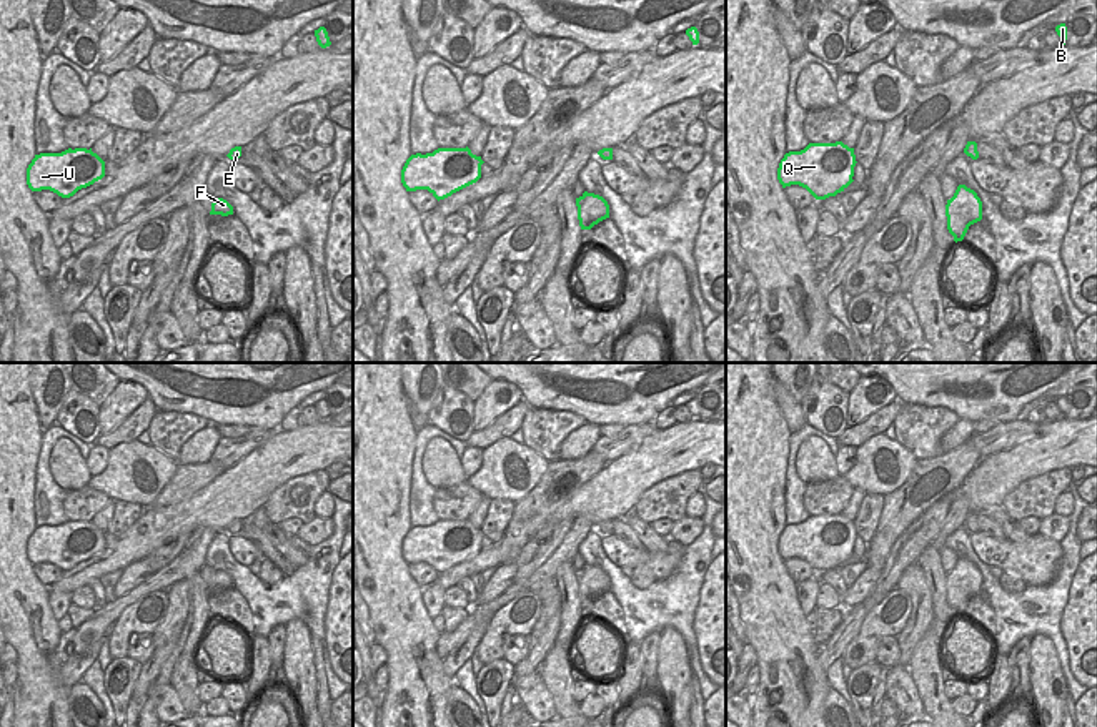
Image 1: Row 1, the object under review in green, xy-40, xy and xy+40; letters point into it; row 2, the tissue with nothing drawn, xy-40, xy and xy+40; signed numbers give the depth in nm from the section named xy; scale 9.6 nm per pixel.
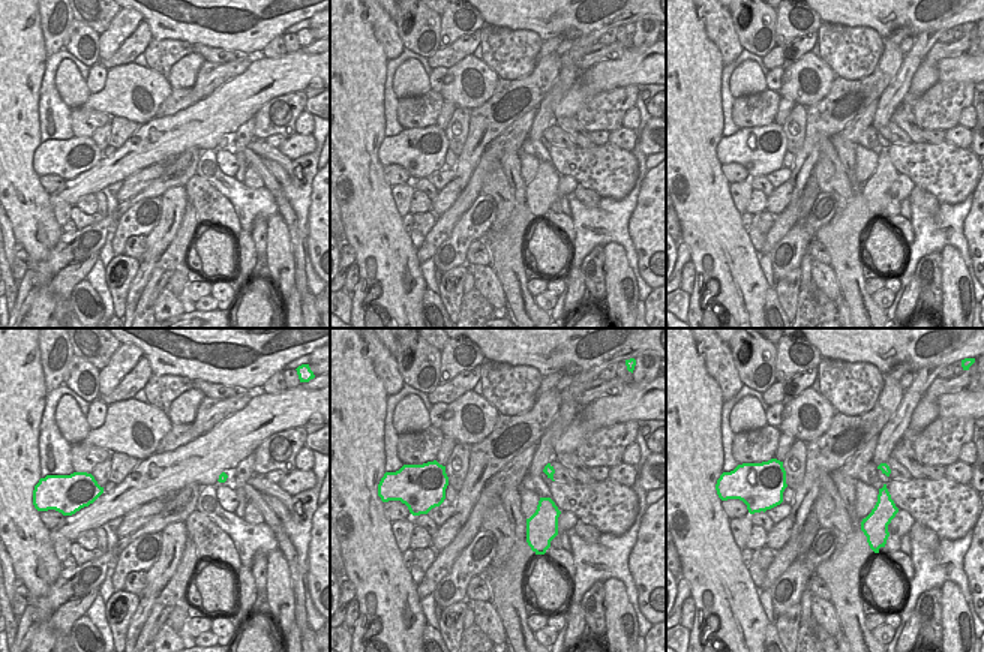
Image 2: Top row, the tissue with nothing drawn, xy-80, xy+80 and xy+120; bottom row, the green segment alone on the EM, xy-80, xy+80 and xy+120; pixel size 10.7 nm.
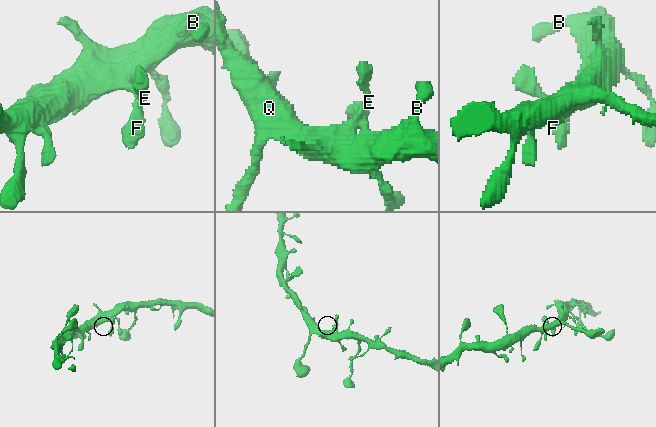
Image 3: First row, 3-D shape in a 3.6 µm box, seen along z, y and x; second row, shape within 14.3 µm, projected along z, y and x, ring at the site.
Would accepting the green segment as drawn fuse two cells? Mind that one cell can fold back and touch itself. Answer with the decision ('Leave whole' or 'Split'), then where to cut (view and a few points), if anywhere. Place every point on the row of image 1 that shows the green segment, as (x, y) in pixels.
Leave whole. No split

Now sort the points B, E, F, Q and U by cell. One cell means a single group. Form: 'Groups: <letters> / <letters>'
Groups: B E F Q U

